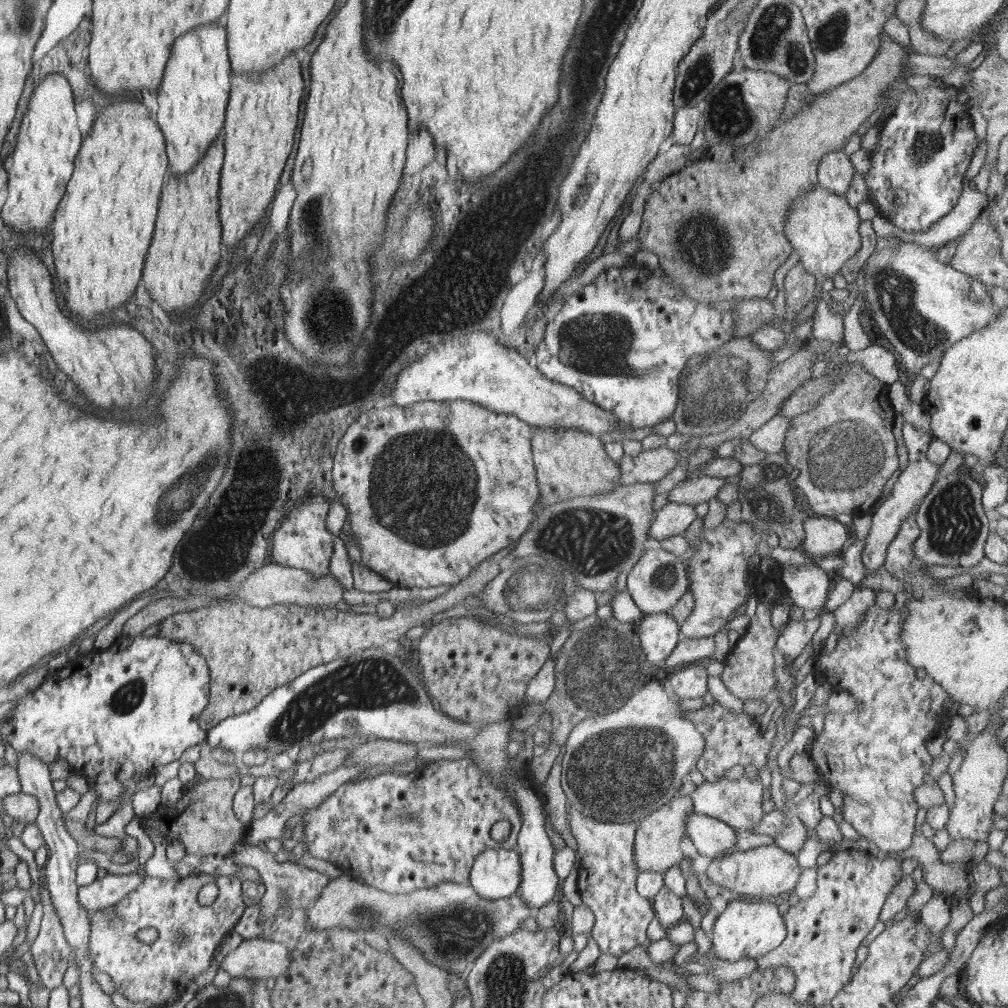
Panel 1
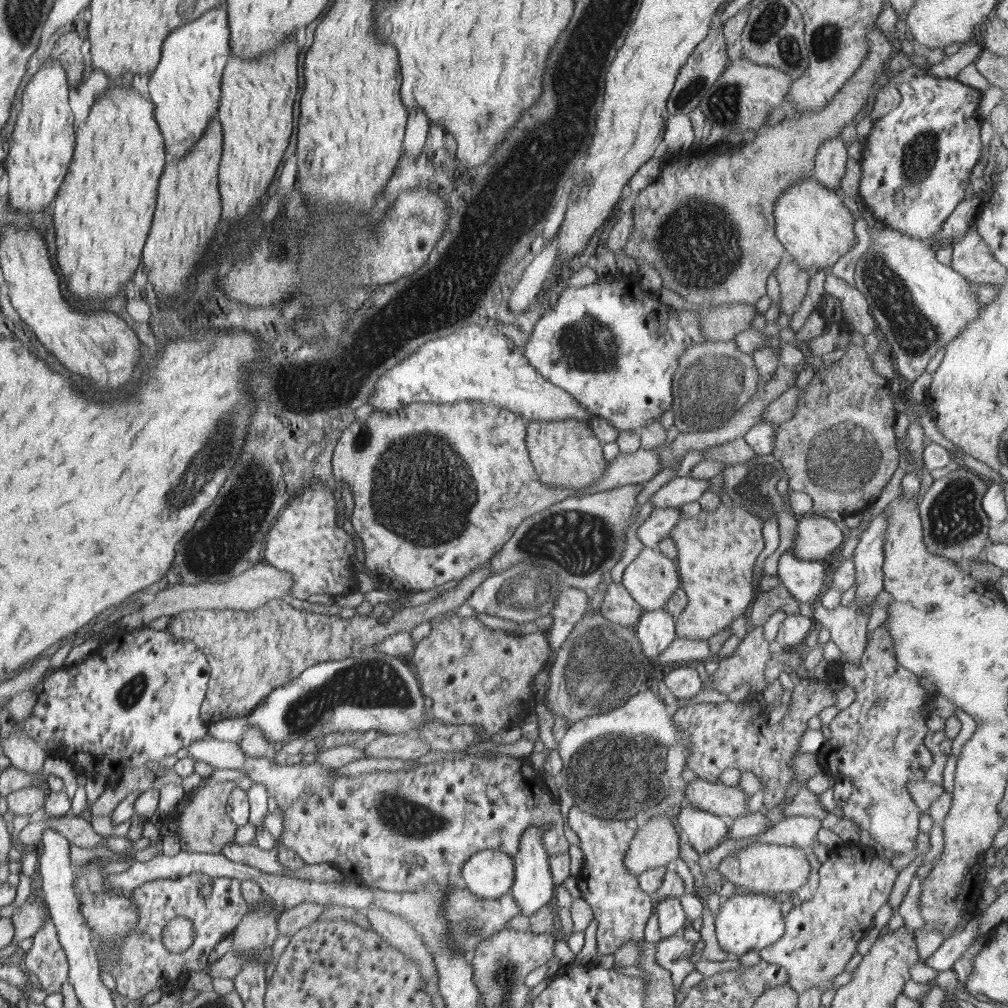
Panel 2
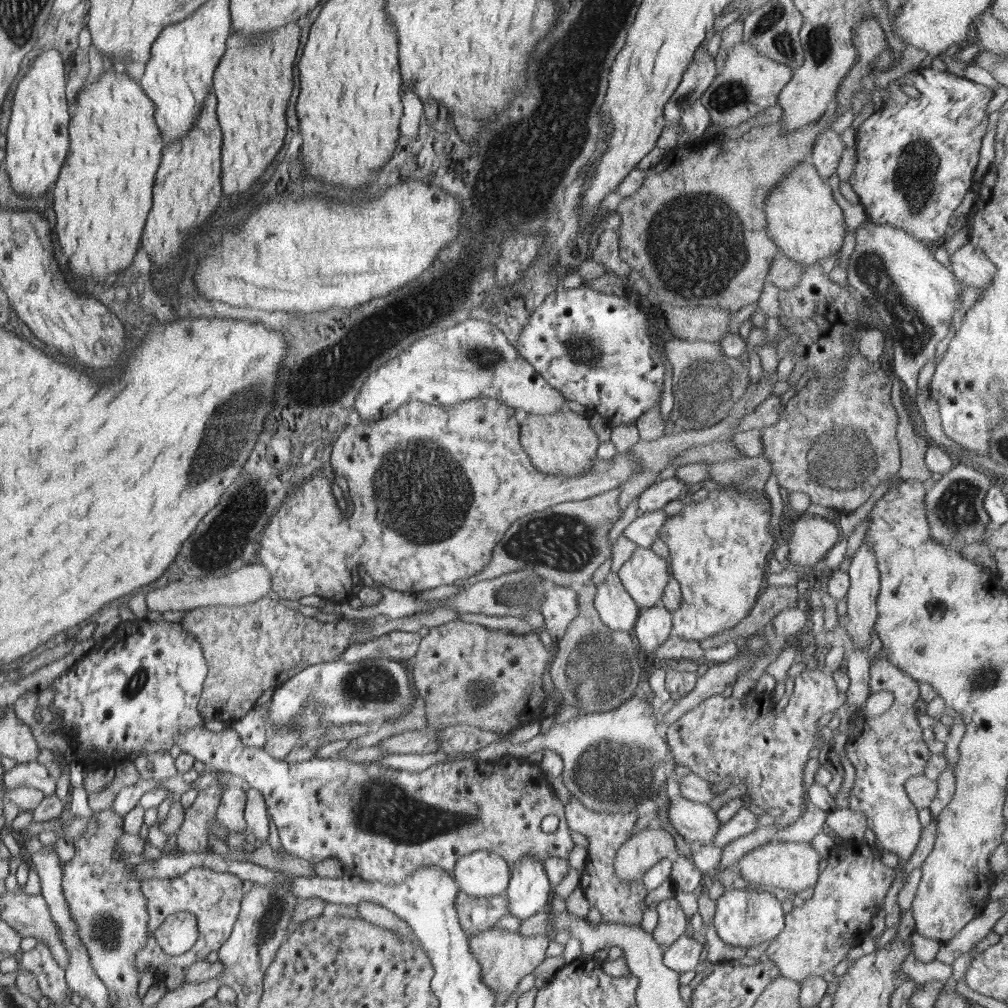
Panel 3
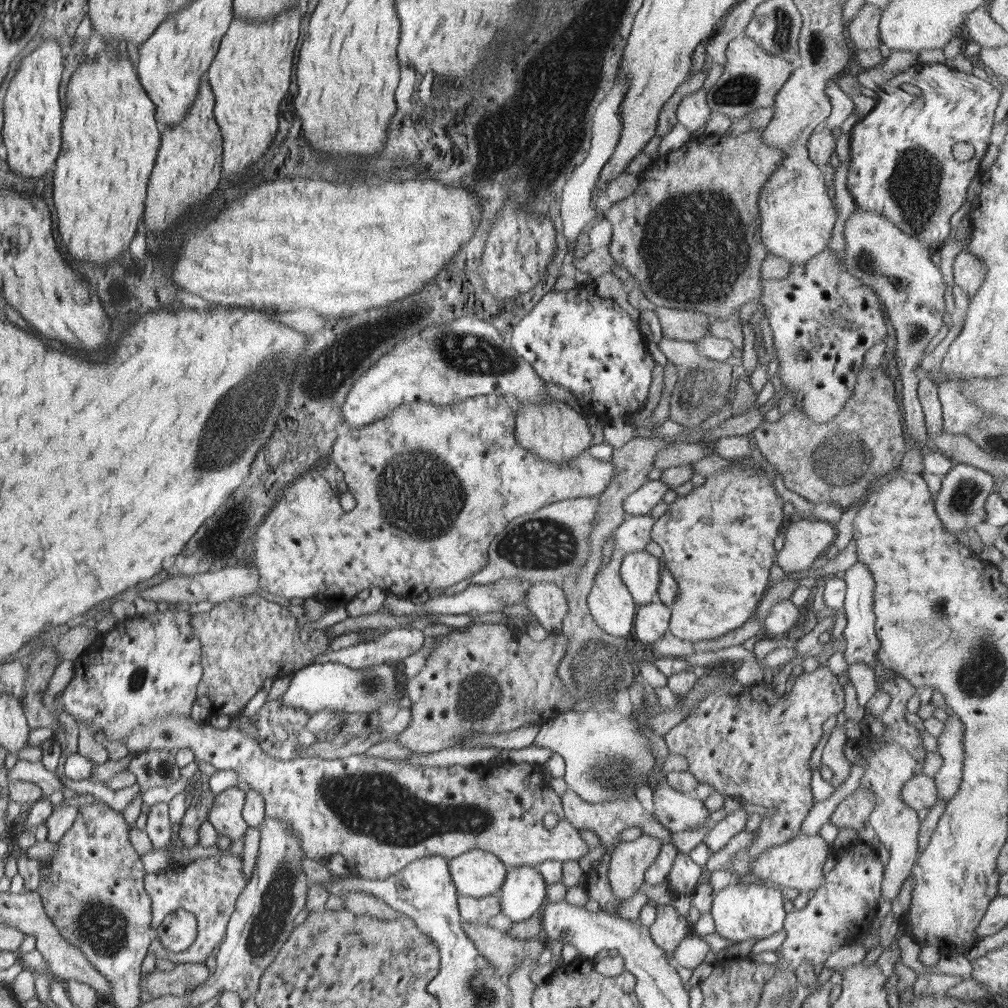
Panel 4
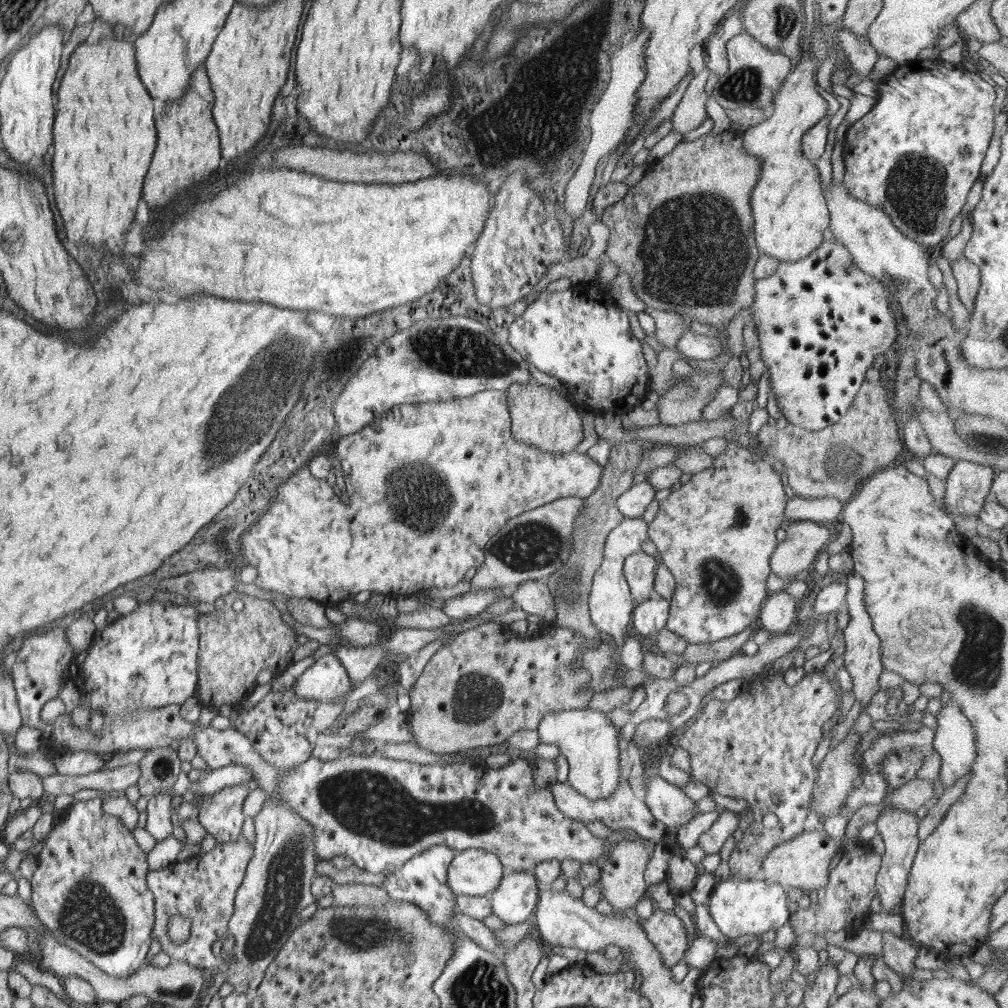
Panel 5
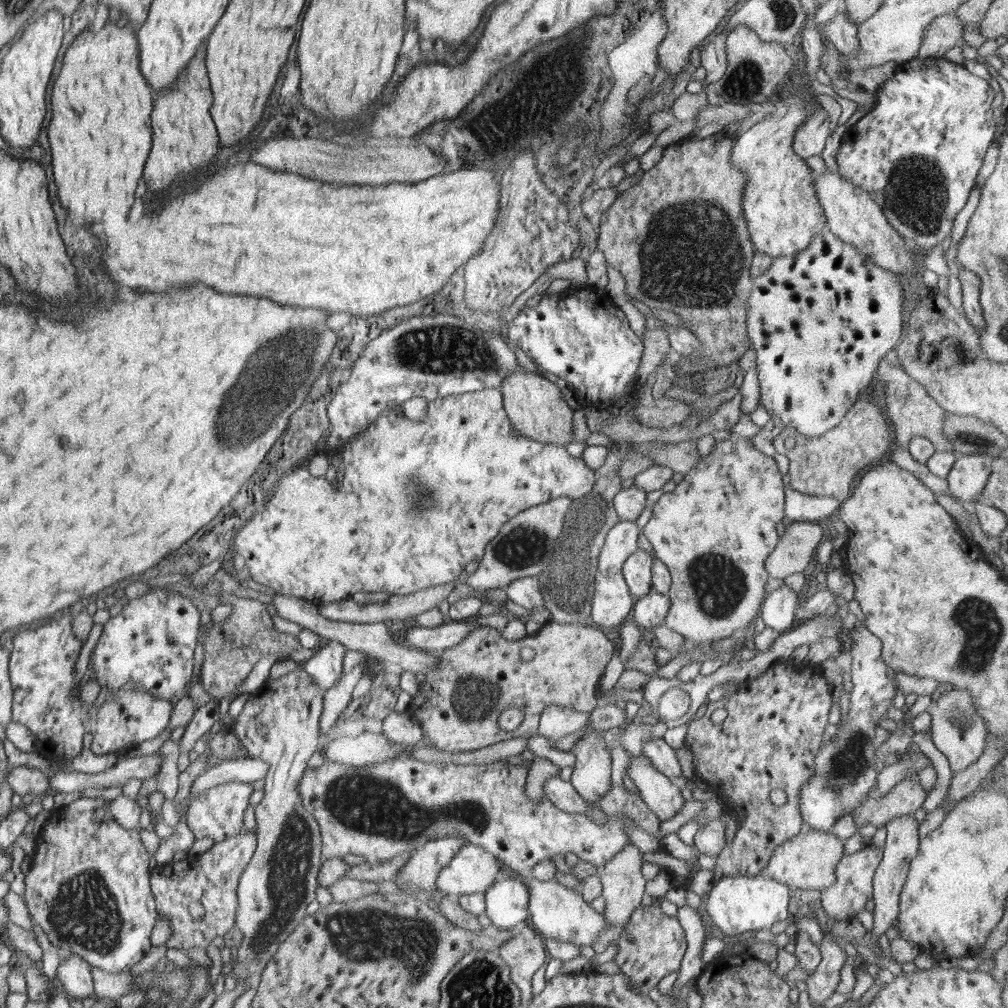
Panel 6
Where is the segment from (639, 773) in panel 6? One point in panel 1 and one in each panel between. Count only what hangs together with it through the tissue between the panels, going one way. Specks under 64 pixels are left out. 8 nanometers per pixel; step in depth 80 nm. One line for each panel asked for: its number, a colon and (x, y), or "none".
1: (711, 837)
2: (706, 831)
3: (697, 822)
4: (678, 811)
5: (670, 805)

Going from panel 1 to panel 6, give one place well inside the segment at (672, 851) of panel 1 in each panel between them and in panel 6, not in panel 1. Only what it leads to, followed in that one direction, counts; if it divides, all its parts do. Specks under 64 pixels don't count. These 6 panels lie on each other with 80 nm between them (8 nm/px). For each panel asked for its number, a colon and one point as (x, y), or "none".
2: (655, 844)
3: (642, 851)
4: (629, 860)
5: (623, 882)
6: (622, 881)

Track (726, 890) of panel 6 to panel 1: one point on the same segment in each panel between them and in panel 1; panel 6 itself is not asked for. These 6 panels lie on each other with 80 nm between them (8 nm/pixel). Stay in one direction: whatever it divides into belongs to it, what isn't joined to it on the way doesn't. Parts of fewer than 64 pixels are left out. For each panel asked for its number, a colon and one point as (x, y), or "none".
1: (745, 930)
2: (752, 922)
3: (743, 917)
4: (746, 910)
5: (755, 906)

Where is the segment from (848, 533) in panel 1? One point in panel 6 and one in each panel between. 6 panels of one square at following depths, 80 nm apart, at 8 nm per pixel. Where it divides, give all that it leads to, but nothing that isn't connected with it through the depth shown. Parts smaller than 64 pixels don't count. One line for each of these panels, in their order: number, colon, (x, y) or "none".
2: (817, 538)
3: (812, 537)
4: (806, 542)
5: (806, 539)
6: (793, 552)

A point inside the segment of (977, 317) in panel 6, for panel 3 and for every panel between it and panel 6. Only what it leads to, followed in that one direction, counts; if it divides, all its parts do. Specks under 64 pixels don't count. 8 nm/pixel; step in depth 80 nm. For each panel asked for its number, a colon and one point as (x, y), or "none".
3: (971, 267)
4: (969, 271)
5: (967, 275)

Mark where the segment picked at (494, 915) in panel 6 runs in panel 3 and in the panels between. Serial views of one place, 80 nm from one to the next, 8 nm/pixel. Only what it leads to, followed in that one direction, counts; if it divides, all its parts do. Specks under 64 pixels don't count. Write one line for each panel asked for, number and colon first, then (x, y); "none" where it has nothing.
3: (529, 891)
4: (523, 893)
5: (517, 895)

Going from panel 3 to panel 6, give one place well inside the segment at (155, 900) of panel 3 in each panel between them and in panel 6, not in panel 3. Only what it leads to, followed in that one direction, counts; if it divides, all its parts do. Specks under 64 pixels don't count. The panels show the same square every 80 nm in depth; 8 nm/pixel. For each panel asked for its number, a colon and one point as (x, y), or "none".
4: (209, 888)
5: (203, 888)
6: (198, 895)

